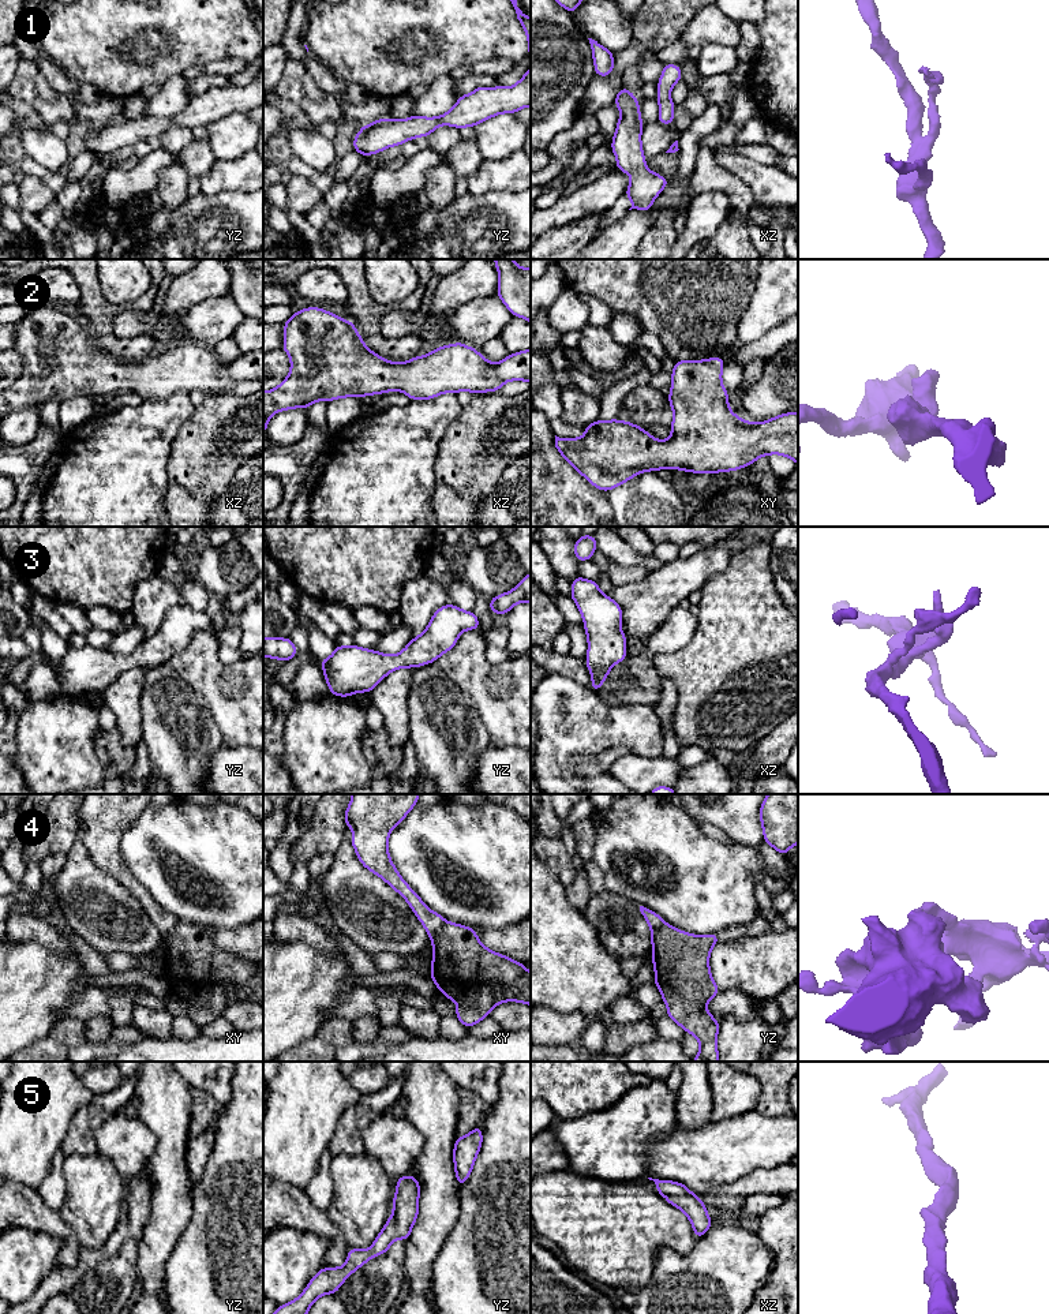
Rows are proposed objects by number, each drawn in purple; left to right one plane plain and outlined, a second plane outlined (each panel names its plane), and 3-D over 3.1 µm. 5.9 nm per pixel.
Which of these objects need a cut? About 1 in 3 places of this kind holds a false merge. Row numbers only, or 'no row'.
4

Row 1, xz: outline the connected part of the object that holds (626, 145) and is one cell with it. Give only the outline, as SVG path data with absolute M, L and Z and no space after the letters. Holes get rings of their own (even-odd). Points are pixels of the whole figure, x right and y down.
M622 85L614 104L619 108L621 116L611 149L617 158L617 169L632 175L630 184L625 192L632 201L629 210L648 211L670 180L645 166L647 161L641 145L644 124L640 115L640 102L634 98L634 94Z

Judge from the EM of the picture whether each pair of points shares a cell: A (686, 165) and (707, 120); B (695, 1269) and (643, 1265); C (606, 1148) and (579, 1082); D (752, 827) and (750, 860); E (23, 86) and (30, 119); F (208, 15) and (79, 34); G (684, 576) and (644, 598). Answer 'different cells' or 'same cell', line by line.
A: same cell
B: different cells
C: different cells
D: different cells
E: different cells
F: same cell
G: same cell

